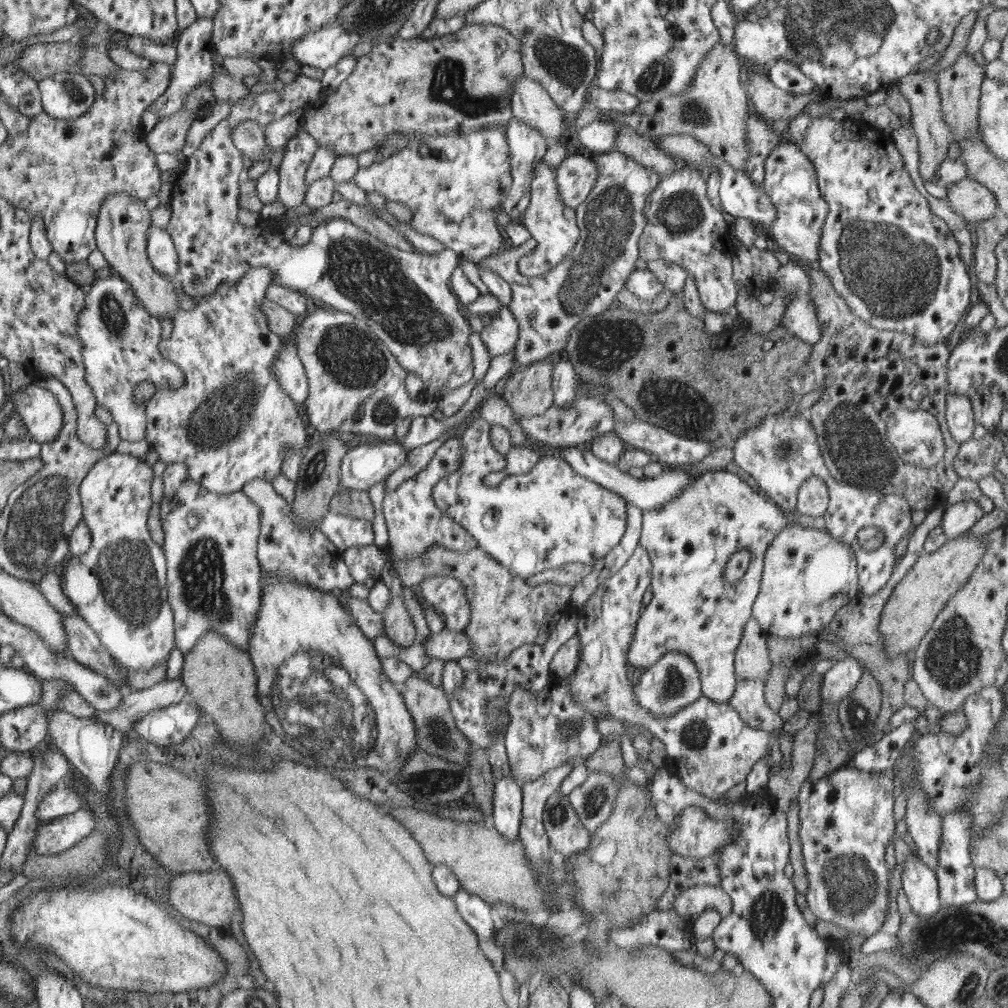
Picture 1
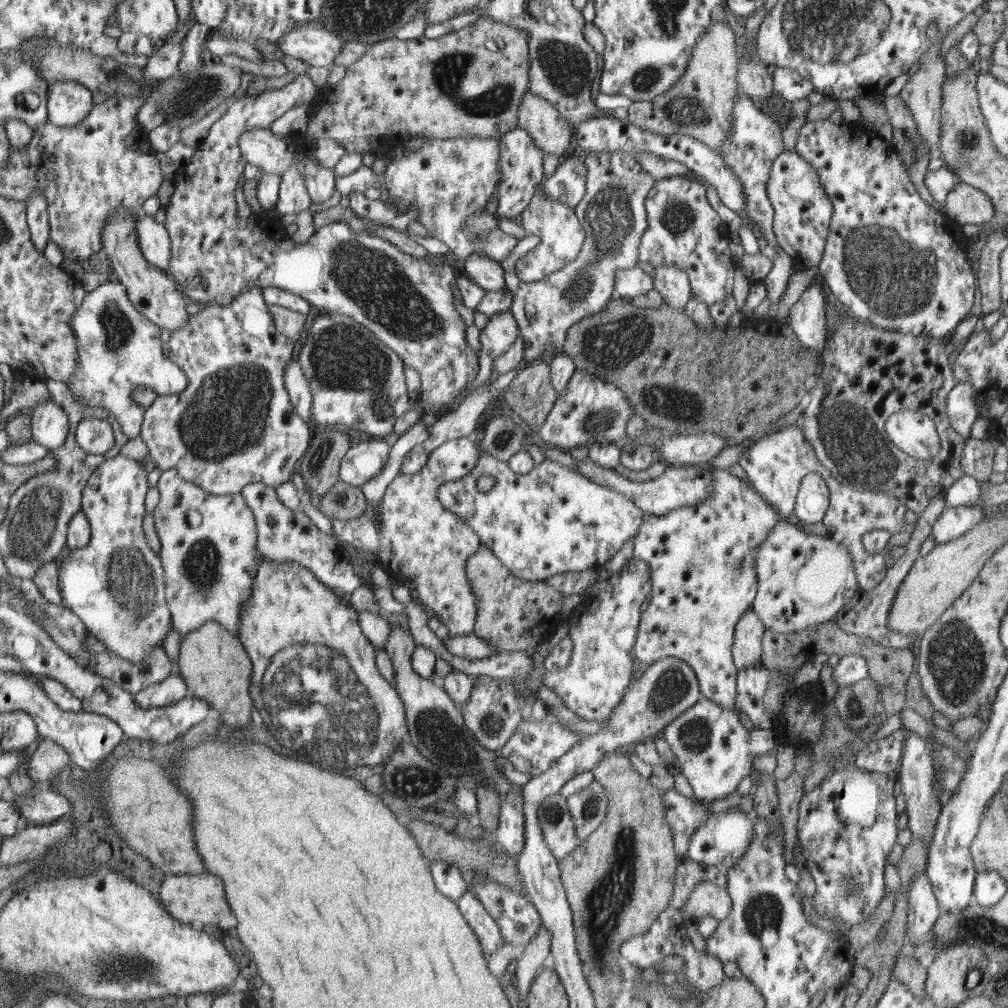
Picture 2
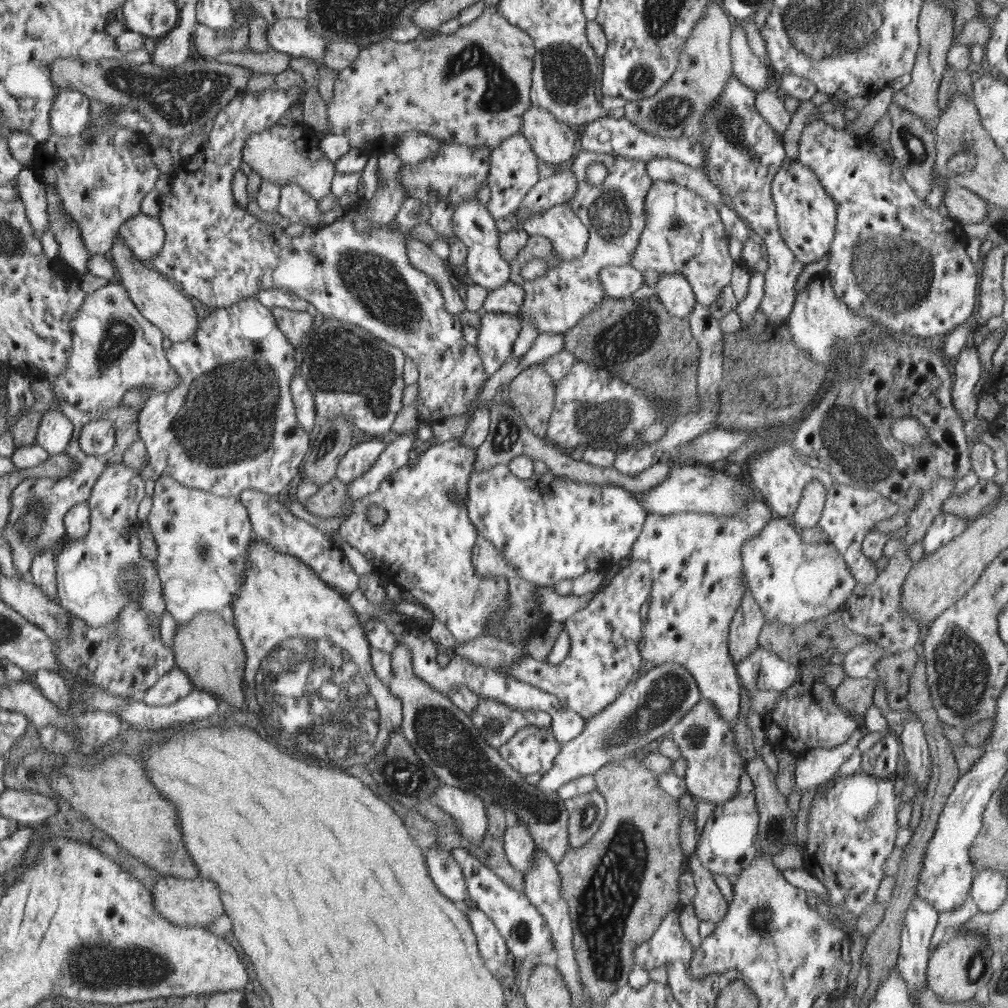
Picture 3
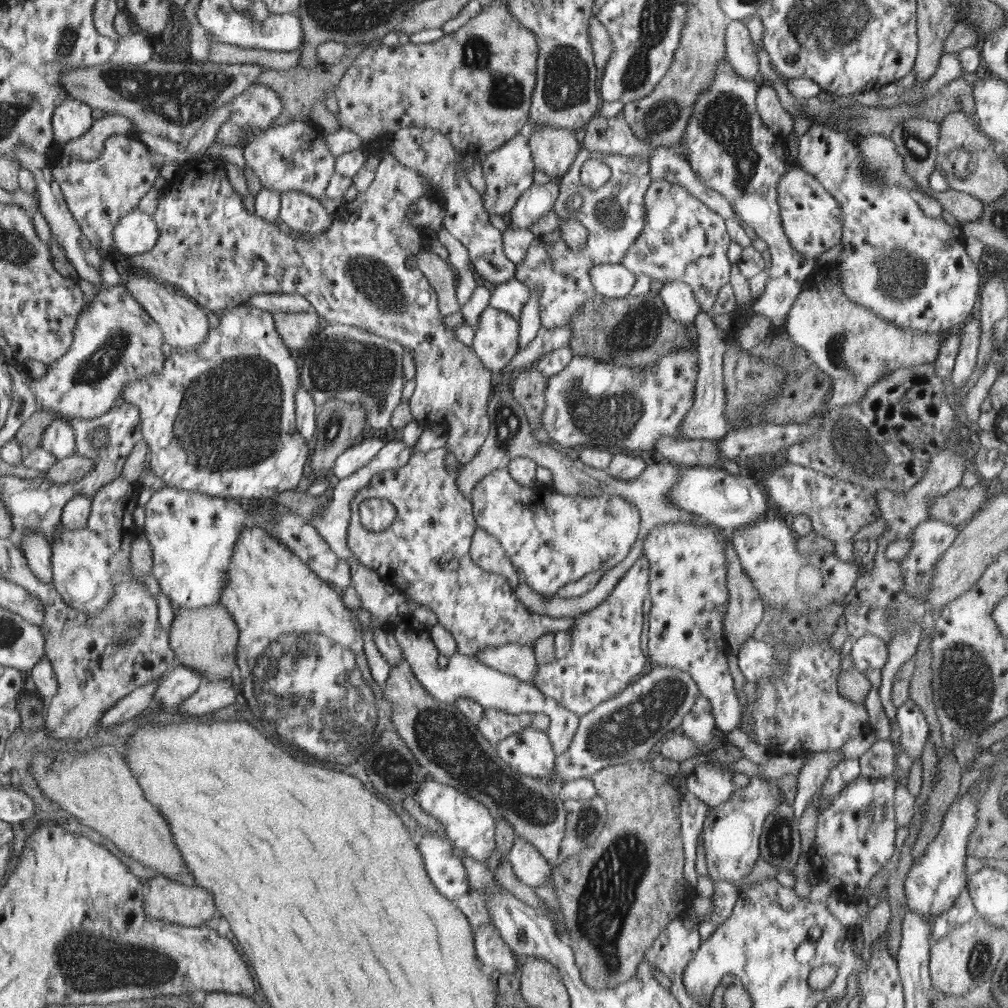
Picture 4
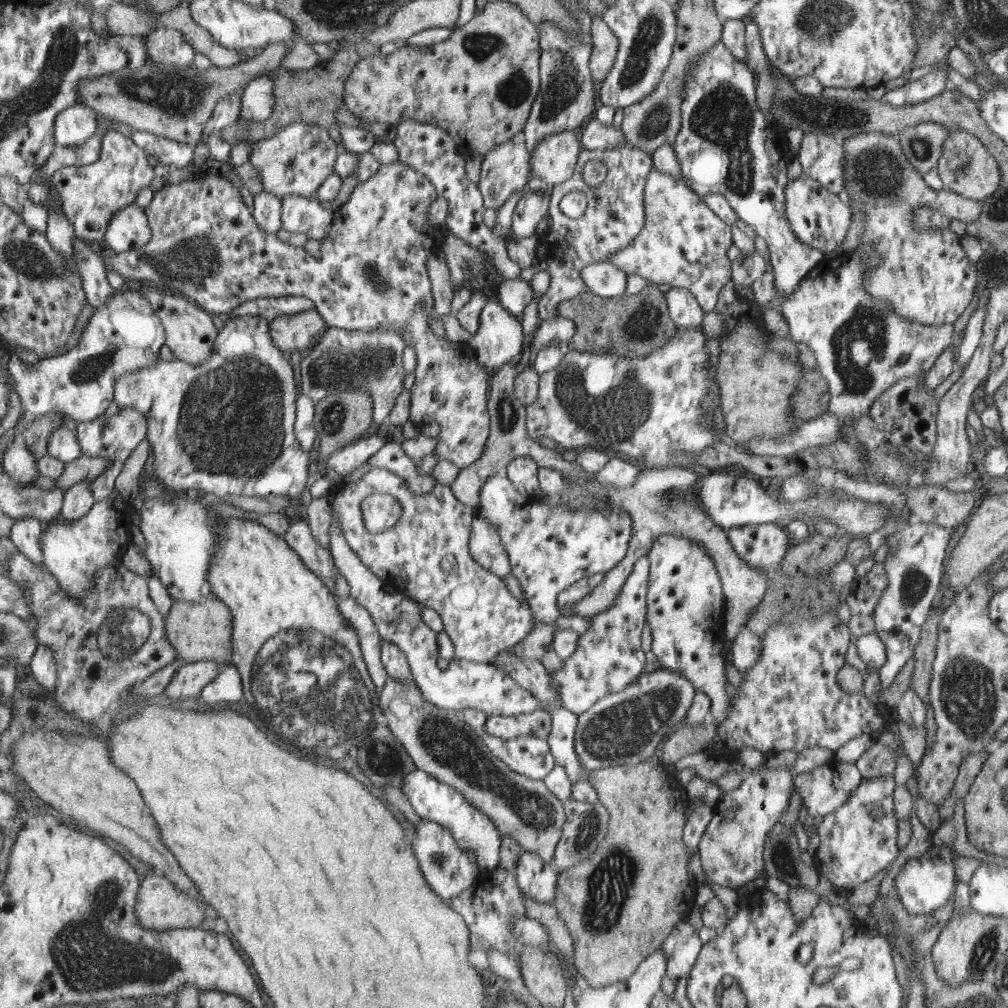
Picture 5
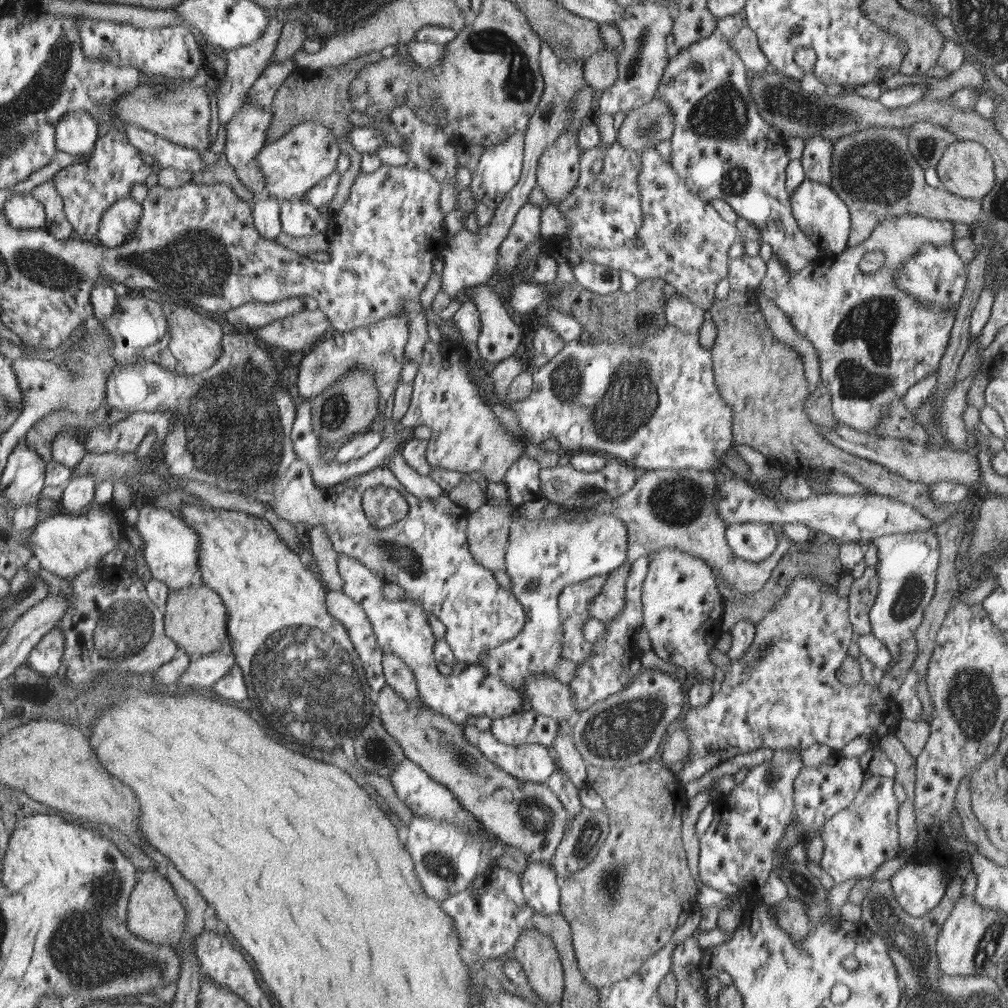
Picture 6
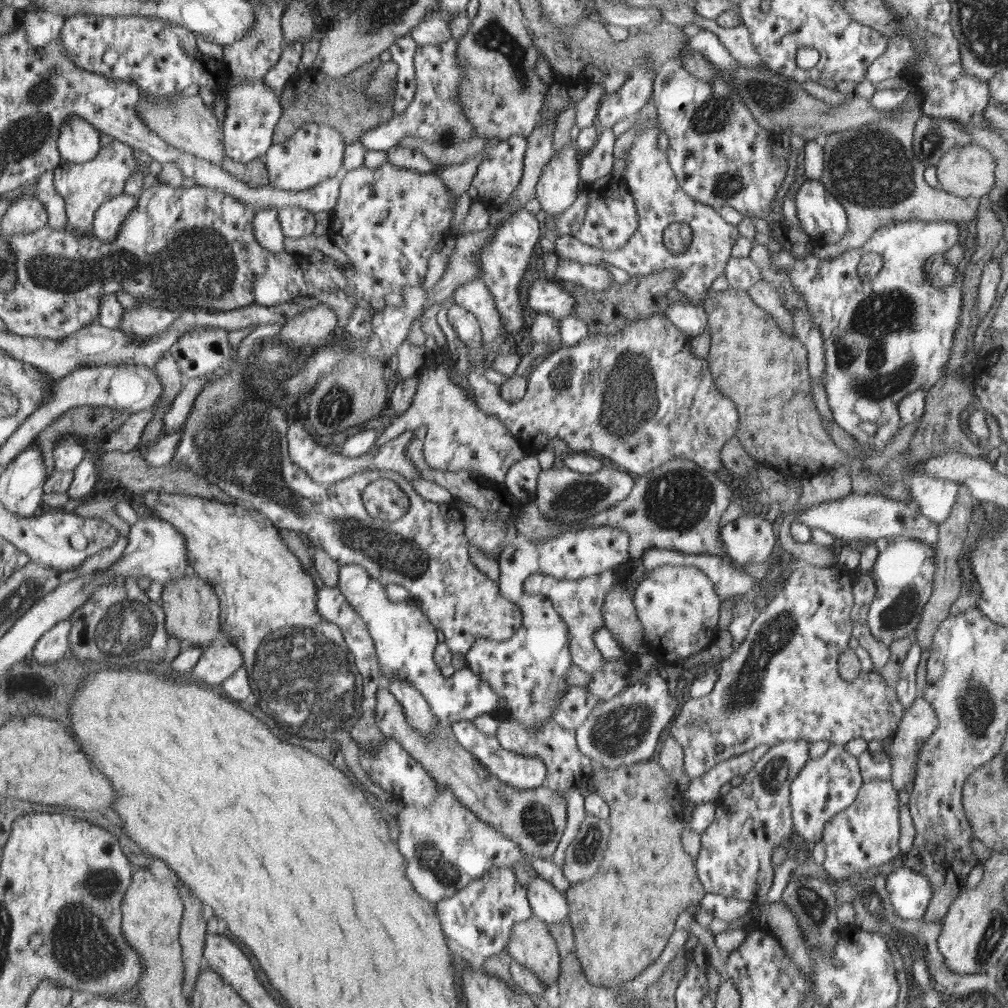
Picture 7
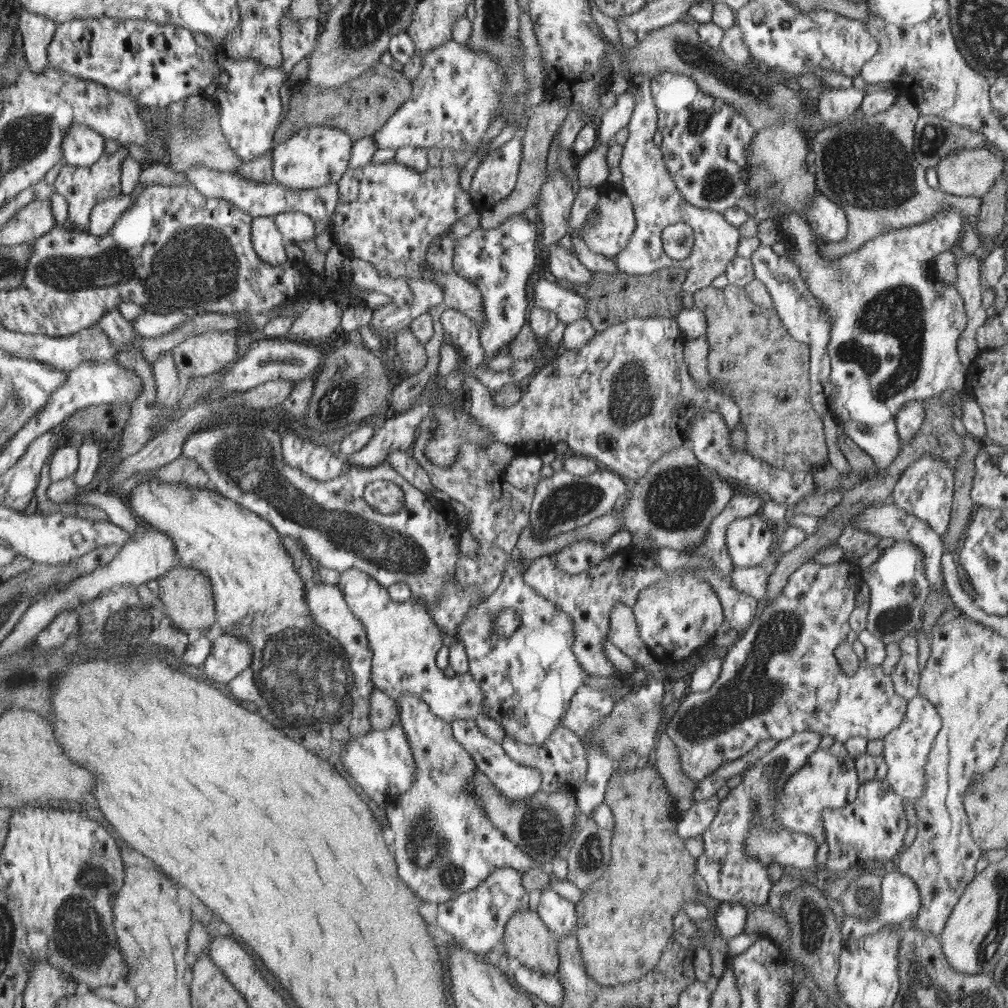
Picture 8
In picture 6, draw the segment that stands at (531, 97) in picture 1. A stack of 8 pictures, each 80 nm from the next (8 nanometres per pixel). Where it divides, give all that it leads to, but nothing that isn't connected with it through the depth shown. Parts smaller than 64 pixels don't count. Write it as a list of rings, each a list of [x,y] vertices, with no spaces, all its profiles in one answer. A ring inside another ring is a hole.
[[[572,128],[562,133],[538,161],[537,184],[546,195],[545,205],[569,198],[580,178],[581,154]]]

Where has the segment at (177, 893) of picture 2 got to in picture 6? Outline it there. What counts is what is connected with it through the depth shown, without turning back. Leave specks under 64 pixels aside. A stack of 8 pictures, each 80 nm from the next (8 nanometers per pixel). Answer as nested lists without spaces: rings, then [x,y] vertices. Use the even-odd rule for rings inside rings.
[[[158,871],[143,873],[142,880],[134,886],[133,894],[129,898],[128,927],[138,938],[152,944],[167,944],[171,948],[180,943],[180,936],[187,923],[187,912],[184,912],[176,891],[170,888],[170,882],[164,880]]]

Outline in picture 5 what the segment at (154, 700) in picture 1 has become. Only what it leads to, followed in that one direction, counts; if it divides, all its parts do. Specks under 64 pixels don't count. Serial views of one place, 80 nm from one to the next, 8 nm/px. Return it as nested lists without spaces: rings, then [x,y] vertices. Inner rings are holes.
[[[185,662],[174,673],[172,681],[165,688],[168,698],[196,697],[199,692],[210,682],[213,682],[223,669],[216,662]]]

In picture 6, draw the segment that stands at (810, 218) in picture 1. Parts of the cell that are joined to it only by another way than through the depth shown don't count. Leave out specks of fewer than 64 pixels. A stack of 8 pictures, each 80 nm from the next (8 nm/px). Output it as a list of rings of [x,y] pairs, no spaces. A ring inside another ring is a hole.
[[[805,179],[790,197],[790,206],[800,230],[825,255],[838,254],[845,250],[851,229],[849,208],[829,186]]]

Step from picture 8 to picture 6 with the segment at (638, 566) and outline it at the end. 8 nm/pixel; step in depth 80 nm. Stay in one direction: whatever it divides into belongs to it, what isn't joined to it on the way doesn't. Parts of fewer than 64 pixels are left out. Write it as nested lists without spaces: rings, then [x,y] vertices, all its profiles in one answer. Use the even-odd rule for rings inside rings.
[[[596,575],[561,590],[557,599],[563,630],[561,658],[578,664],[590,657],[592,644],[584,638],[582,627],[591,618],[588,606],[601,594],[607,579],[607,575]]]

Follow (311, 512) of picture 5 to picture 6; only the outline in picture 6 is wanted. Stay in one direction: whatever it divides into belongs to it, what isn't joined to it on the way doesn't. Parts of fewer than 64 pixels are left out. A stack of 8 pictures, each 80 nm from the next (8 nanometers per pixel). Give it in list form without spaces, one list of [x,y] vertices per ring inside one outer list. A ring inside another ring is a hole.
[[[317,524],[310,532],[310,544],[320,576],[326,581],[331,591],[343,591],[344,580],[339,573],[337,565],[337,552],[326,534],[324,524]]]

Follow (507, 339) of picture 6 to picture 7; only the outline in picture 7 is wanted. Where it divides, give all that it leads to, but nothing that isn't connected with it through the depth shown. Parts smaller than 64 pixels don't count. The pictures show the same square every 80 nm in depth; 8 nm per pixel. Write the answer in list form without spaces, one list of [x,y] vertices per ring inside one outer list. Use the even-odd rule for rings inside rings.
[[[476,280],[457,286],[451,297],[454,299],[454,305],[477,315],[481,325],[482,349],[486,355],[492,354],[496,358],[500,346],[508,338],[505,336],[505,326],[501,322],[494,297],[488,288],[481,280]]]

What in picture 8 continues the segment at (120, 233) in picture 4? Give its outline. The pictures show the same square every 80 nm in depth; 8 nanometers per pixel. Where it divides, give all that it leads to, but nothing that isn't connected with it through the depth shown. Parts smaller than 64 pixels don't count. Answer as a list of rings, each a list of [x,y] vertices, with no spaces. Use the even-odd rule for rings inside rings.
[[[124,194],[100,202],[90,211],[89,225],[85,230],[91,235],[104,236],[124,216],[123,212],[133,206],[133,202],[129,195]]]

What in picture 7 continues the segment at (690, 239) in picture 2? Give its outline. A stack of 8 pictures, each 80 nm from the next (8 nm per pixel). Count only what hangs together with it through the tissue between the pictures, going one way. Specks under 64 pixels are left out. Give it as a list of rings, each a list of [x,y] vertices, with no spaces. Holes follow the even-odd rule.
[[[648,100],[637,114],[638,121],[642,121],[638,125],[642,134],[638,136],[637,144],[626,155],[629,160],[627,180],[636,198],[639,214],[639,225],[632,240],[620,249],[615,249],[585,245],[575,236],[567,235],[559,239],[558,251],[561,255],[571,256],[580,263],[596,266],[610,264],[626,271],[630,276],[648,276],[665,269],[674,269],[682,274],[676,281],[675,288],[683,292],[691,304],[703,304],[712,282],[725,273],[732,247],[740,235],[738,227],[726,222],[717,209],[695,202],[678,185],[667,155],[657,144],[660,133],[656,130],[656,114],[655,104]],[[673,222],[686,222],[692,229],[692,241],[684,254],[674,255],[664,245],[662,231]]]

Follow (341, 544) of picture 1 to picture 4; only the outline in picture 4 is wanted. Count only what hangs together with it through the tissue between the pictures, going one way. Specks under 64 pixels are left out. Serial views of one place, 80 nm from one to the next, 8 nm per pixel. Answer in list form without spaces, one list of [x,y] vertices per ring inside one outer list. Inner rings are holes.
[[[442,446],[430,450],[428,452],[413,453],[408,461],[406,466],[403,466],[399,469],[388,469],[384,472],[379,472],[375,474],[366,486],[363,486],[357,495],[354,495],[354,498],[350,503],[350,510],[352,511],[351,517],[348,523],[348,545],[350,550],[359,558],[362,564],[370,567],[373,571],[377,571],[380,577],[385,580],[388,584],[391,585],[392,590],[397,592],[407,592],[410,595],[410,599],[418,605],[428,606],[430,610],[436,614],[438,617],[438,623],[444,627],[444,629],[450,632],[452,638],[457,645],[457,652],[463,654],[464,656],[476,658],[477,652],[479,650],[486,649],[486,647],[500,647],[505,646],[510,643],[517,643],[520,645],[533,644],[534,641],[537,641],[542,635],[546,635],[552,631],[552,633],[570,631],[574,627],[574,618],[567,619],[563,618],[558,620],[558,618],[552,618],[544,614],[540,615],[537,612],[531,611],[526,608],[524,604],[521,603],[521,600],[517,598],[516,593],[512,584],[509,582],[504,575],[497,573],[491,573],[490,571],[483,570],[470,558],[469,550],[472,548],[473,532],[477,529],[477,523],[474,520],[473,514],[473,503],[470,498],[466,498],[465,494],[461,492],[460,486],[457,486],[457,476],[459,470],[465,465],[463,462],[457,460],[456,469],[454,471],[448,471],[444,468],[444,456],[446,456],[447,446]],[[369,498],[383,498],[389,500],[396,508],[397,515],[394,519],[394,522],[386,529],[382,531],[370,531],[367,528],[362,526],[360,517],[359,517],[359,506]]]

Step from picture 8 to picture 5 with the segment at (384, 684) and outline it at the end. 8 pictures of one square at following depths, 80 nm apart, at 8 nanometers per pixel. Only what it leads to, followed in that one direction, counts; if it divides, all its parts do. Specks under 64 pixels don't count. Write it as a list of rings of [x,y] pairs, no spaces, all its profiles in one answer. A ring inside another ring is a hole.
[[[333,516],[330,527],[331,555],[339,574],[344,576],[350,586],[350,597],[357,599],[362,607],[373,617],[373,622],[380,632],[381,641],[394,644],[403,652],[411,678],[421,693],[436,707],[461,713],[465,708],[475,708],[485,712],[487,716],[498,714],[502,716],[515,716],[533,713],[544,708],[525,687],[522,687],[506,672],[494,667],[490,663],[474,663],[454,658],[444,672],[436,666],[436,634],[422,622],[420,604],[412,602],[402,596],[402,592],[389,594],[386,591],[386,582],[361,561],[361,558],[346,542],[341,534],[339,522]]]

